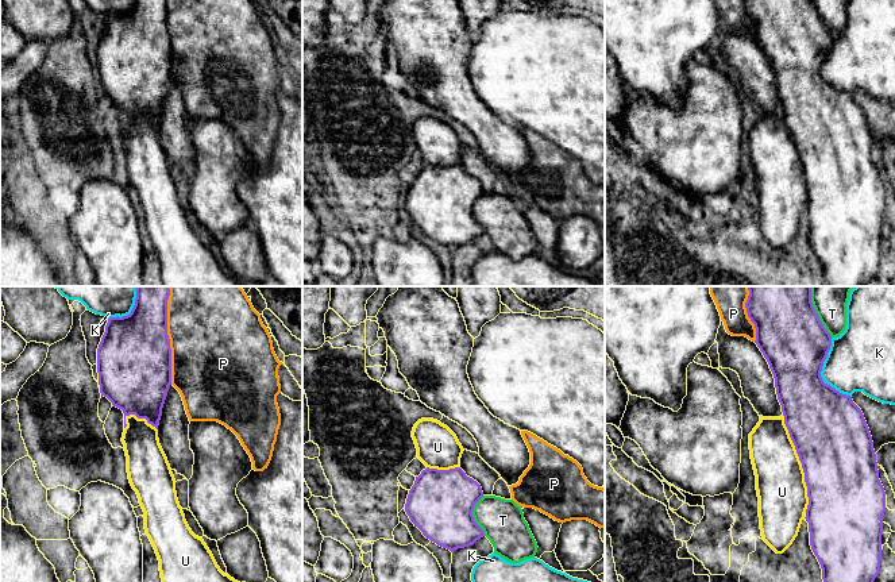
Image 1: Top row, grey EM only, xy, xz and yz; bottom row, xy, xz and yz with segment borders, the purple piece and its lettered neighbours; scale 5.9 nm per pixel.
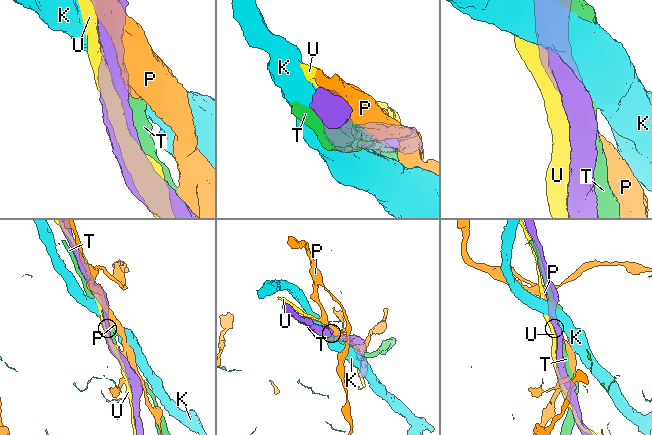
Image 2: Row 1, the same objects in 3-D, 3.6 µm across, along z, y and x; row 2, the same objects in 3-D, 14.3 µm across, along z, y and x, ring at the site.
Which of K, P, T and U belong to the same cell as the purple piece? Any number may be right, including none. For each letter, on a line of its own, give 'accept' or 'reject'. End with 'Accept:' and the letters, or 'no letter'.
K: reject
P: reject
T: reject
U: accept
Accept: U

